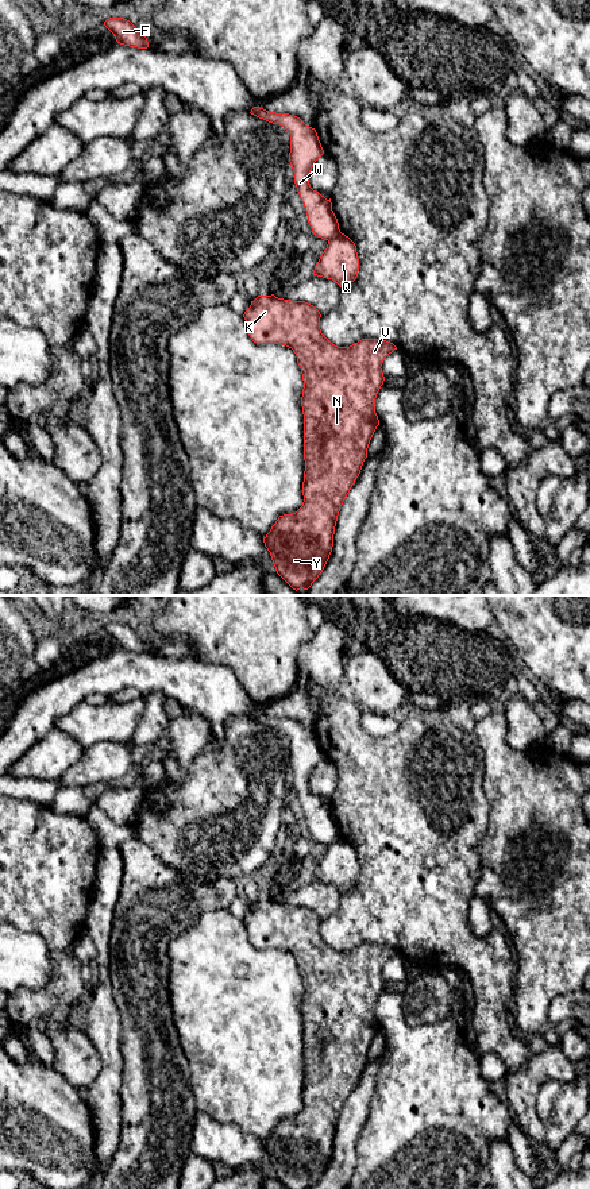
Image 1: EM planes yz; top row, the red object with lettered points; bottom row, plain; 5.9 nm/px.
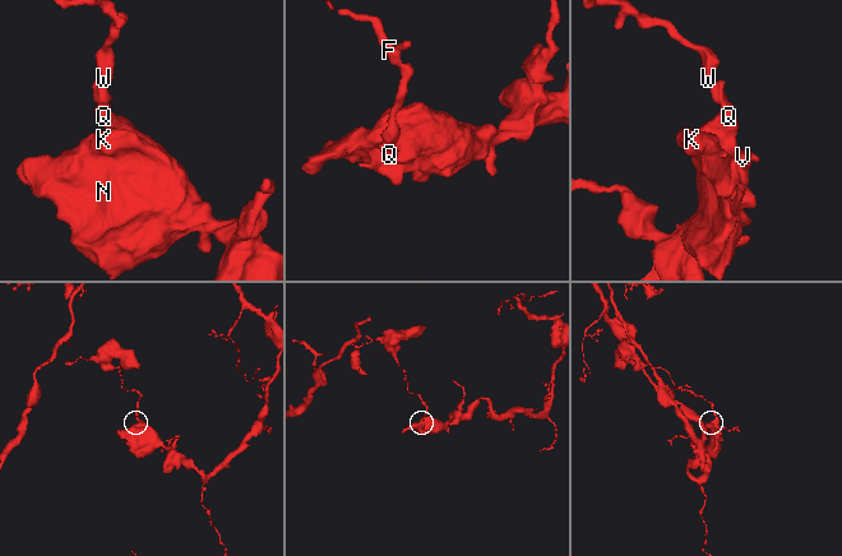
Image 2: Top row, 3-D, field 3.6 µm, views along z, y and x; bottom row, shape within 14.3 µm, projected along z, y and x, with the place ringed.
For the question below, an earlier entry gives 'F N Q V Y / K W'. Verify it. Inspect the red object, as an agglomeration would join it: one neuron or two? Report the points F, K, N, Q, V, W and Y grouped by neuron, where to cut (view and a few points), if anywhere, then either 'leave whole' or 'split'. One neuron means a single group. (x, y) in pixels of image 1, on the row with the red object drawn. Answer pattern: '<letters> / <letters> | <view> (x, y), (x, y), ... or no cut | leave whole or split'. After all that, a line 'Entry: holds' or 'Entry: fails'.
F W / K N Q V Y | yz (339, 231), (328, 240) | split
Entry: fails

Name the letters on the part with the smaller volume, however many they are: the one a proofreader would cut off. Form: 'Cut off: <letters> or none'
Cut off: F, W

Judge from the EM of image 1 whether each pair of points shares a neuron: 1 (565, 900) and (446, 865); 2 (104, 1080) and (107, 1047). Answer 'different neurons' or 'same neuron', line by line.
1: different neurons
2: same neuron

